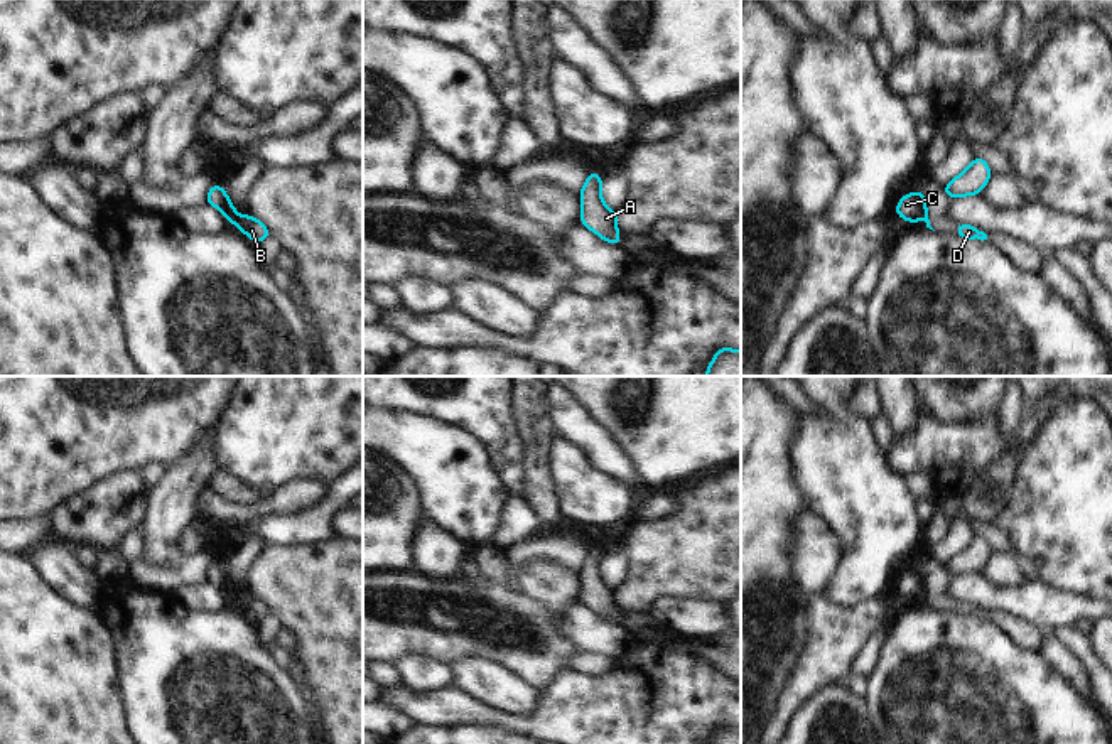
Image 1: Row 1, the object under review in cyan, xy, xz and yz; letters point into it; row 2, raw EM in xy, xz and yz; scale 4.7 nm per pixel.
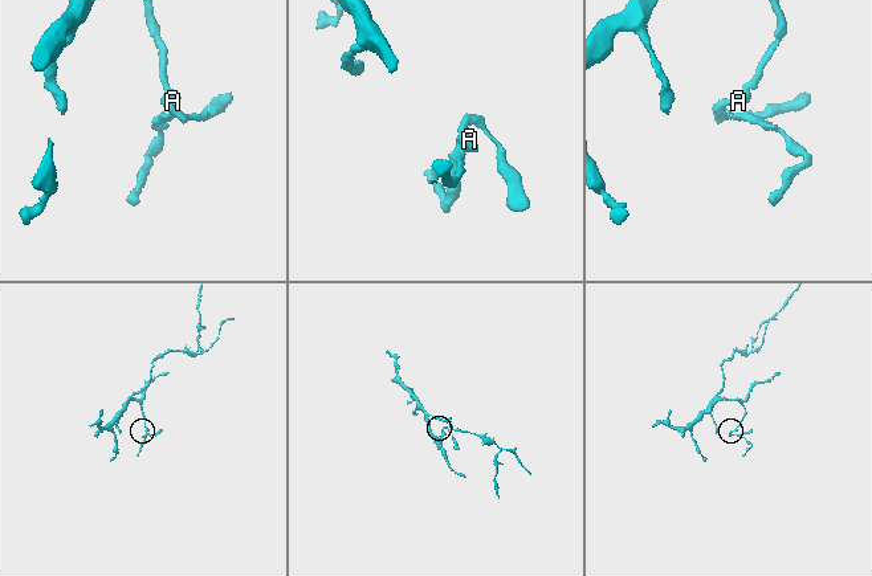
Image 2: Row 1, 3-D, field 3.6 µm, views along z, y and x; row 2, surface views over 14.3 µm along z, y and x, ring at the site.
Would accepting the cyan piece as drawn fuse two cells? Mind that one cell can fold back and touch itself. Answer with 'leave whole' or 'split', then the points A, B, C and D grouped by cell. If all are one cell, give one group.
split; A B C / D

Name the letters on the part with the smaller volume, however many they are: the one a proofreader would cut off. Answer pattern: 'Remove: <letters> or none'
Remove: D

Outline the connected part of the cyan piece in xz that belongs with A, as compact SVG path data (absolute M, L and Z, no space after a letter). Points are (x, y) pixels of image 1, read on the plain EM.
M587 550L587 558L584 560L580 575L580 590L582 596L579 602L591 607L604 619L623 624L621 614L616 611L618 604L618 590L607 585L601 575L601 562L602 553L596 550Z

